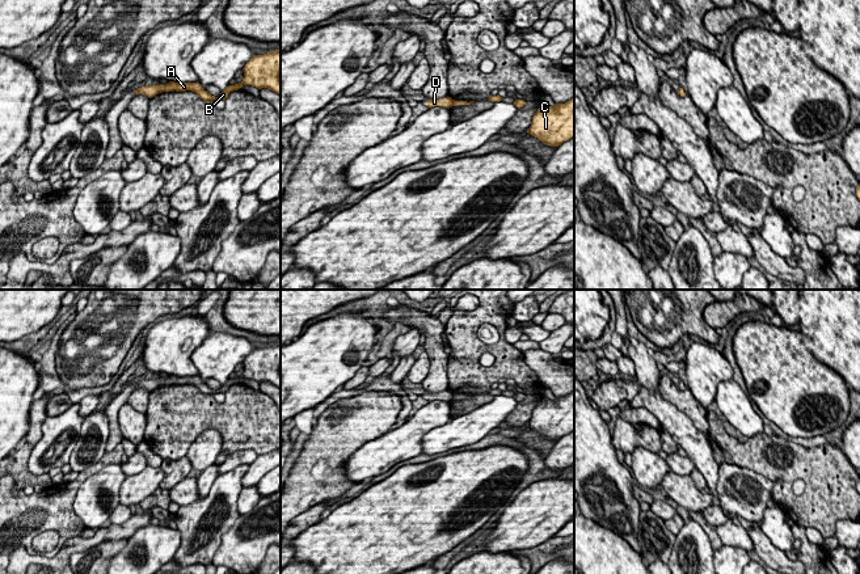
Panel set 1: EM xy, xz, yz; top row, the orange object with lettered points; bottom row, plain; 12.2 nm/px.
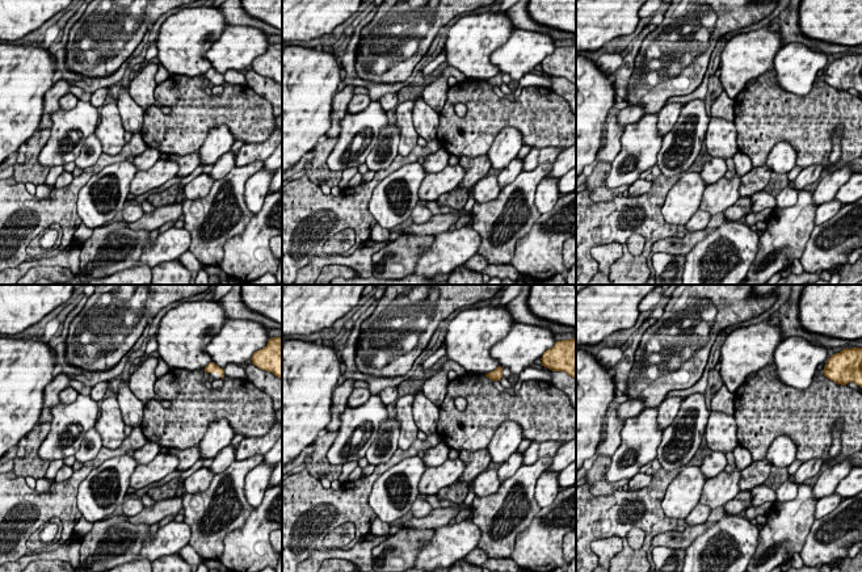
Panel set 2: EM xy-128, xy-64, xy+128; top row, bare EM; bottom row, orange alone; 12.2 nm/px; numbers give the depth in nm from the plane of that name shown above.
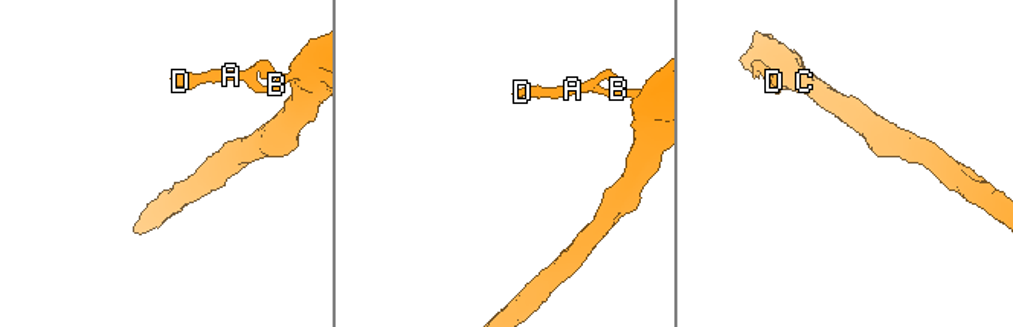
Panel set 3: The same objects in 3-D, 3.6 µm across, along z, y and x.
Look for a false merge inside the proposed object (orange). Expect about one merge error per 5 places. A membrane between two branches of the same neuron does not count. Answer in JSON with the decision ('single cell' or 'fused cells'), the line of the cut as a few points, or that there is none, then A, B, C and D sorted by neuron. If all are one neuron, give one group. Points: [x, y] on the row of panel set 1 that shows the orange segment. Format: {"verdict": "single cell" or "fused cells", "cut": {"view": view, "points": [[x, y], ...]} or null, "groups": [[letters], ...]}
{"verdict": "single cell", "cut": null, "groups": [["A", "B", "C", "D"]]}

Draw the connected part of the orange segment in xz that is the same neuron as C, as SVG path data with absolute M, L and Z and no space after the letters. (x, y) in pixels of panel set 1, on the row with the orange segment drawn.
M574 97L565 104L543 104L527 131L547 145L558 147L574 138Z

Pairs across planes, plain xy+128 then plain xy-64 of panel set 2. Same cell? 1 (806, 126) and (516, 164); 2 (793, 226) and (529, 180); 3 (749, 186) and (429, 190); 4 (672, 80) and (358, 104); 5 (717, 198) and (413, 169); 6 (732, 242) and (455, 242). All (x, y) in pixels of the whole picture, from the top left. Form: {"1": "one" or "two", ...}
{"1": "two", "2": "one", "3": "two", "4": "two", "5": "two", "6": "one"}

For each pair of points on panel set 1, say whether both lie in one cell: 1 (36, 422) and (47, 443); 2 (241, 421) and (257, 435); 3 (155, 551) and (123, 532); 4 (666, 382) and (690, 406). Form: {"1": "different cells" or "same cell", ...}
{"1": "different cells", "2": "same cell", "3": "different cells", "4": "same cell"}

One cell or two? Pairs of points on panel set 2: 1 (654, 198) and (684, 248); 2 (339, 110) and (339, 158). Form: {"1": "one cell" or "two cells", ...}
{"1": "two cells", "2": "two cells"}

